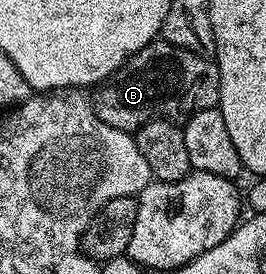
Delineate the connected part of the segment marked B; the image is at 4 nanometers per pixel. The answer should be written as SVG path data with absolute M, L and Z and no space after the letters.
M156 41L145 45L145 49L141 49L133 57L129 57L110 77L98 84L94 88L90 100L97 117L101 121L105 121L105 125L113 125L113 129L134 133L138 131L141 125L145 125L154 119L175 121L180 117L192 115L192 113L201 109L218 107L220 89L219 67L215 64L214 58L194 55L185 49L175 47L172 43Z

